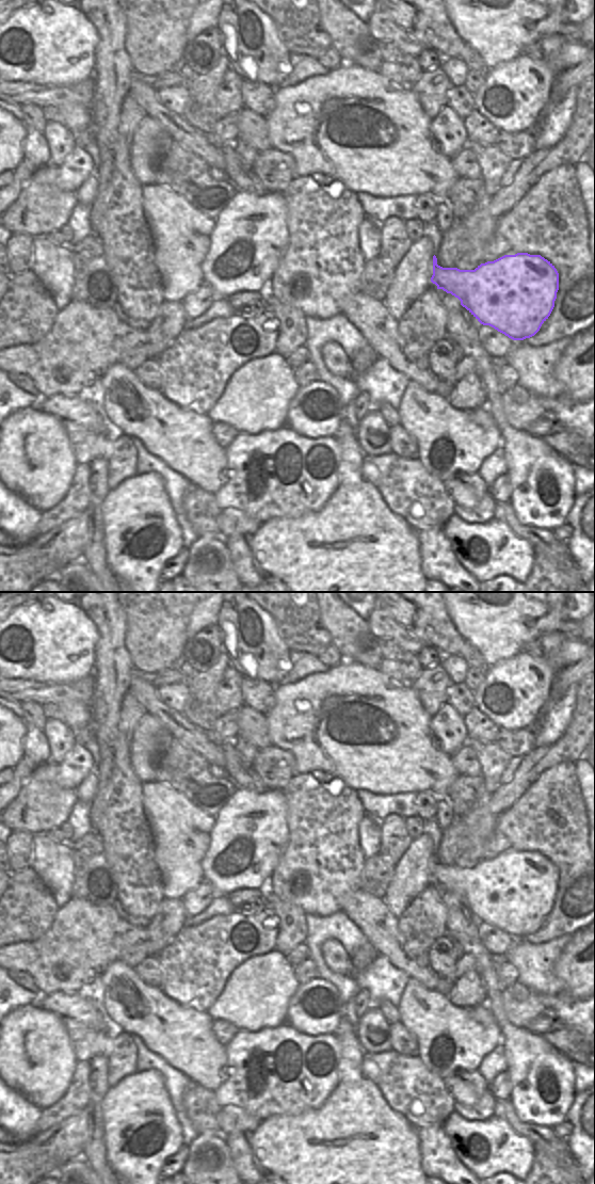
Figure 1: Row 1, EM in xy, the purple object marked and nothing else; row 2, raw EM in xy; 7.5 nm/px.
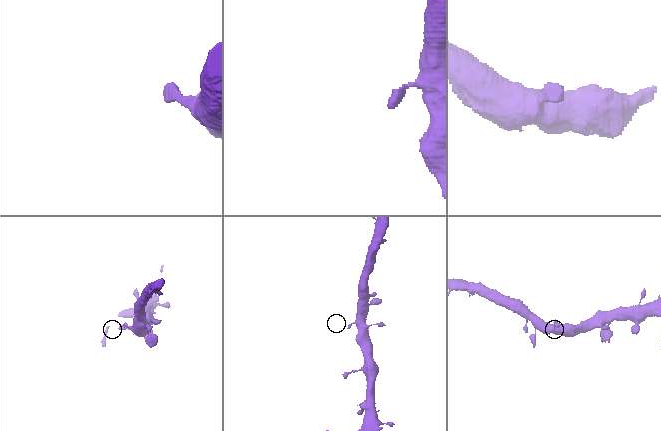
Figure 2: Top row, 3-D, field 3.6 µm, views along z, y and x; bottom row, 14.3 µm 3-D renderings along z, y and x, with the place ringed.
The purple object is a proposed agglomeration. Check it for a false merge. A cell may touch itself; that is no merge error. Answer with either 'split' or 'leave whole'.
leave whole

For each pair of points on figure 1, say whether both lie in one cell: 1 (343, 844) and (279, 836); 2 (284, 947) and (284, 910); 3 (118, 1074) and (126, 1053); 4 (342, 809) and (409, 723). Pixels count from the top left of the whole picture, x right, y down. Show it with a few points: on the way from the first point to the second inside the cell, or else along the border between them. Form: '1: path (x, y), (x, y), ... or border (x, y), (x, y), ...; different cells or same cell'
1: border (286, 813), (287, 844), (277, 861); different cells
2: path (286, 938), (286, 920); same cell
3: path (118, 1069), (123, 1058); same cell
4: border (346, 785), (355, 790); different cells

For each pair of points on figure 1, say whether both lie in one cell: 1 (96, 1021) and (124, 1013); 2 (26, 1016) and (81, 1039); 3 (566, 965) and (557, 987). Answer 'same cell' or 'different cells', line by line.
1: different cells
2: different cells
3: different cells

